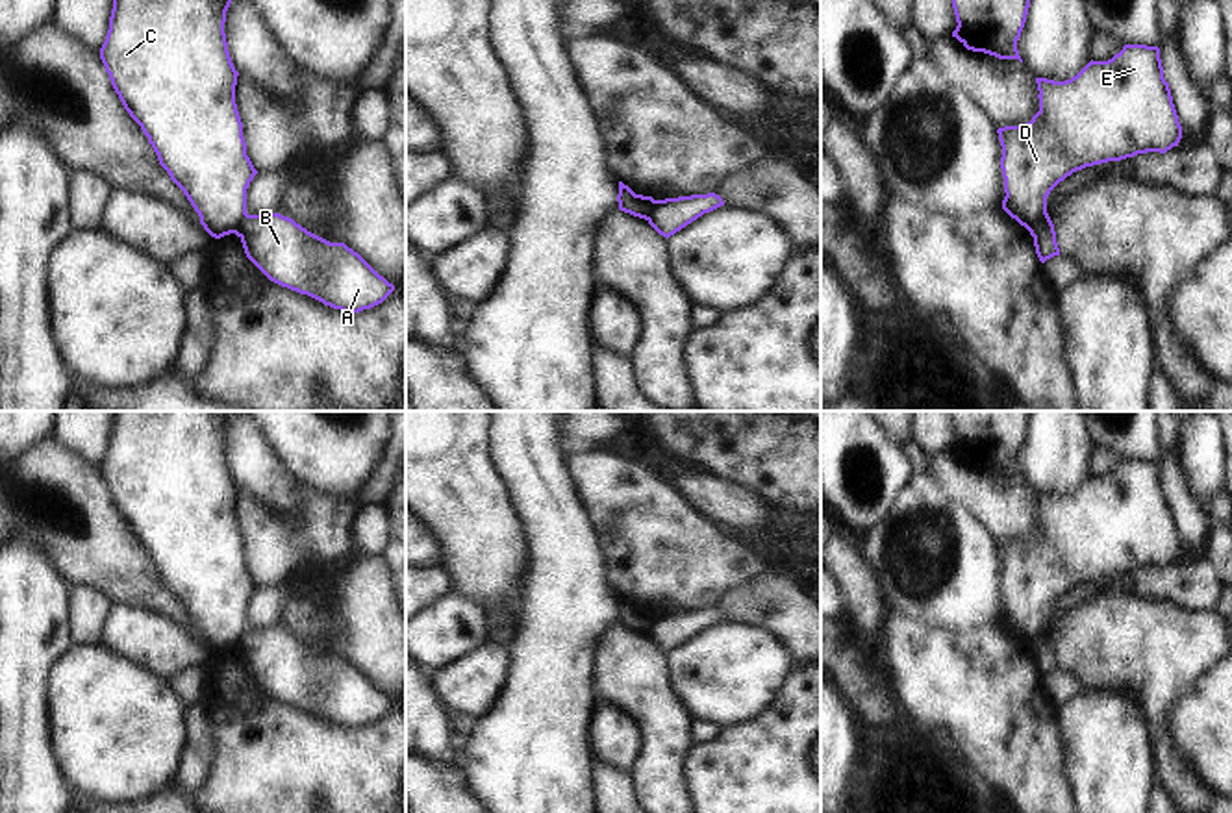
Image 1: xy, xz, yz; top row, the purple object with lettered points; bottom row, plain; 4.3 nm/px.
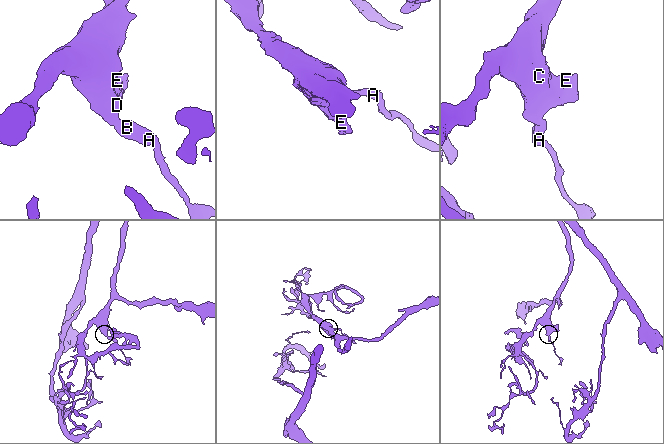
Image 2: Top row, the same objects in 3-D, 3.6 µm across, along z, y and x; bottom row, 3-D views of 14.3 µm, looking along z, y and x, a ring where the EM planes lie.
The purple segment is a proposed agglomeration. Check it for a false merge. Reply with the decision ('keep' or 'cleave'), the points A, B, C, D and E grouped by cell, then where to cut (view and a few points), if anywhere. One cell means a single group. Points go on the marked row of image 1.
cleave | A B / C D E | yz (1045, 212), (1025, 226)

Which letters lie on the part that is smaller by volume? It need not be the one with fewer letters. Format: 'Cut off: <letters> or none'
Cut off: A, B

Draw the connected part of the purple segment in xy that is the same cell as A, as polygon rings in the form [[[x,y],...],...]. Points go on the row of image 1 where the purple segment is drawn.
[[[280,213],[248,215],[233,230],[274,283],[345,313],[382,304],[395,285],[345,243],[330,243]]]

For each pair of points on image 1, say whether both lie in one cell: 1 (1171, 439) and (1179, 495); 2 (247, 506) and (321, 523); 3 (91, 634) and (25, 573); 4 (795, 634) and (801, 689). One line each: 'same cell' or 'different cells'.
1: same cell
2: same cell
3: different cells
4: different cells

